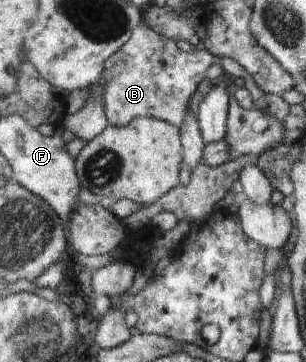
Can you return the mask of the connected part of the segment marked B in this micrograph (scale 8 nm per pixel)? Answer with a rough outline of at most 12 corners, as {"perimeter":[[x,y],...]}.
{"perimeter":[[143,21],[97,83],[63,99],[80,111],[102,83],[106,121],[180,128],[215,55],[183,52]]}

